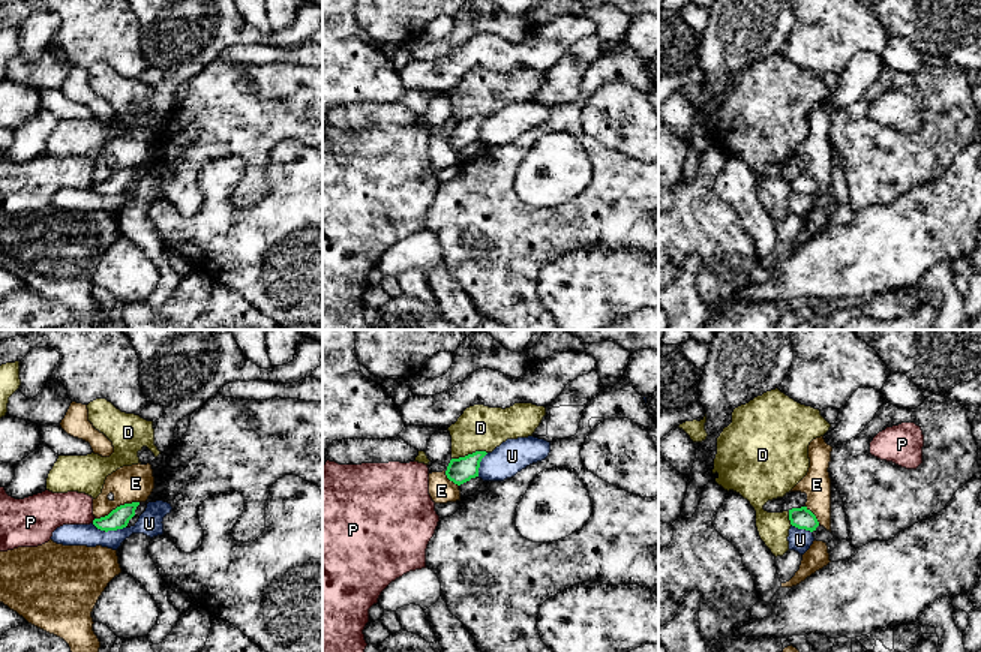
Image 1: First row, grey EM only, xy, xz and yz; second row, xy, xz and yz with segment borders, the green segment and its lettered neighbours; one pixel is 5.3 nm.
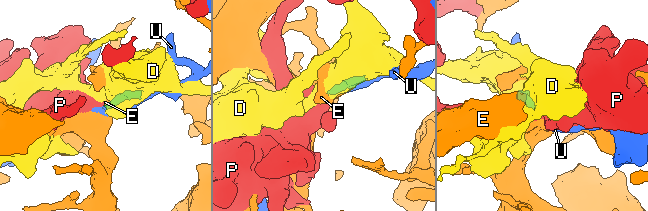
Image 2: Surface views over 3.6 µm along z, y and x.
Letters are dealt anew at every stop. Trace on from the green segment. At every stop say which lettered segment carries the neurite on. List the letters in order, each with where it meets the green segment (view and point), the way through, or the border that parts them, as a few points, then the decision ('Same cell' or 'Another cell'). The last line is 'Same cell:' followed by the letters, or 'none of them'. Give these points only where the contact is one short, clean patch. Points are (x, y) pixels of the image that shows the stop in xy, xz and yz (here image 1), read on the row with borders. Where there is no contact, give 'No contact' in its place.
D: Touches green at xz (468, 454). Another cell
E: Touches green at xy (117, 507). Boundary: xy (138, 501), (120, 504), (96, 519). Another cell
P: Touches green at xy (93, 520). Boundary: xy (95, 519), (92, 522). Another cell
U: Touches green at xy (108, 529). Another cell
Same cell: none of them

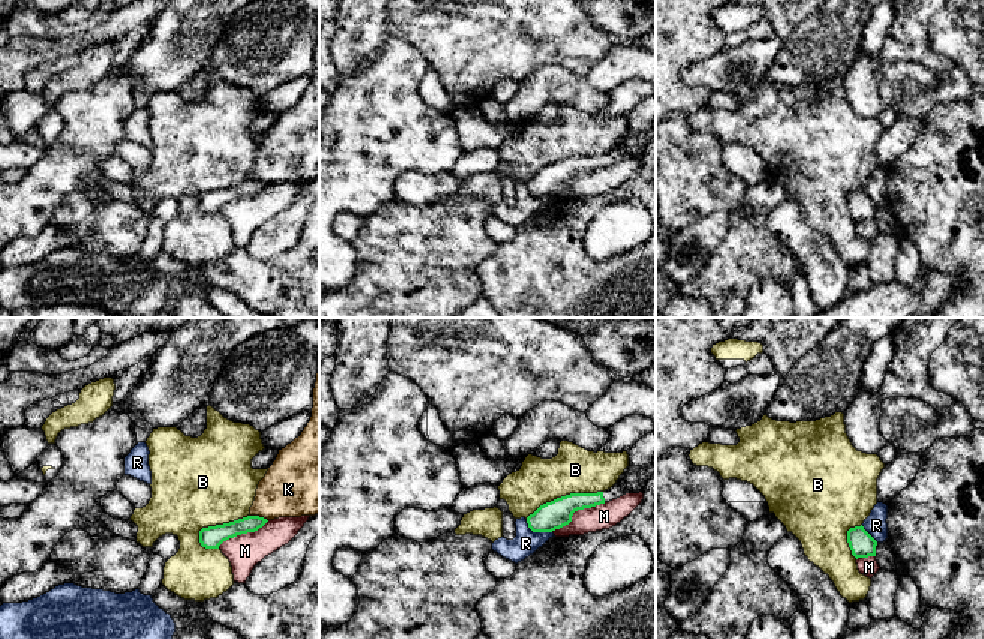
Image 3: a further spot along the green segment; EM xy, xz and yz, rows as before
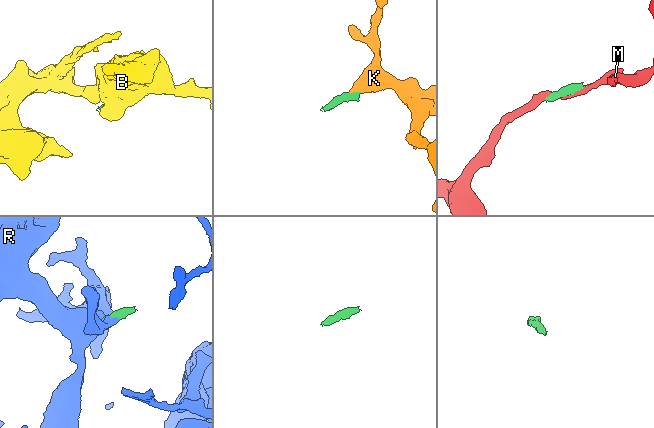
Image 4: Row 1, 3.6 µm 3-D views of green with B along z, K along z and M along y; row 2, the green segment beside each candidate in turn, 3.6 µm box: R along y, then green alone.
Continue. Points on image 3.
B: Touches green at xy (218, 525). Another cell
K: Touches green at xy (258, 516). Boundary: xy (251, 515), (258, 515), (267, 521). Another cell
M: Touches green at xz (575, 510). Another cell
R: Touches green at xz (536, 531). Boundary: xz (525, 519), (533, 531), (551, 533). Another cell
Same cell: none of them

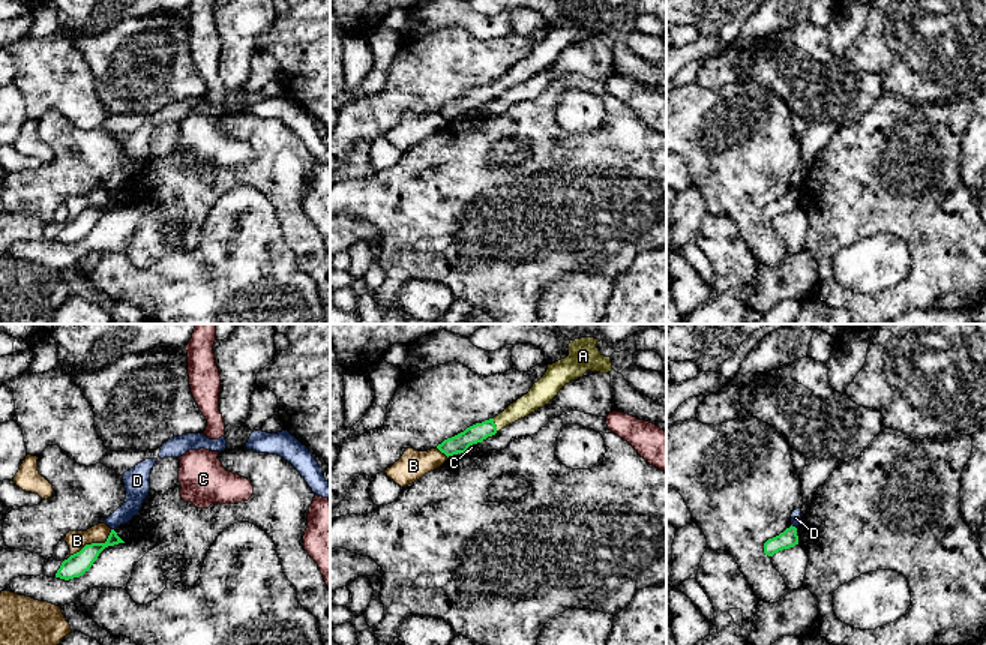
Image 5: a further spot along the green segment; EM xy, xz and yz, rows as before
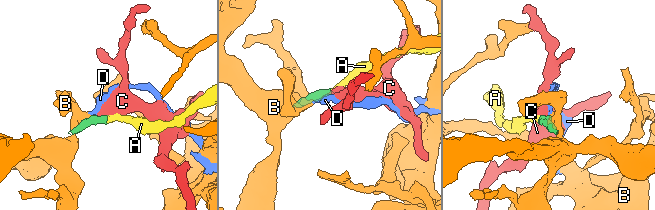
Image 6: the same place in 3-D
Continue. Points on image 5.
A: Touches green at xz (494, 425). Path across: xz (477, 432), (494, 425), (530, 402). Same cell
B: Touches green at xy (93, 543). Boundary: xy (111, 530), (104, 542), (86, 543), (71, 555). Another cell
C: Touches green at xz (468, 446). Boundary: xz (473, 443), (465, 450). Another cell
D: Touches green at yz (794, 527). Boundary: yz (791, 524), (796, 528). Another cell
Same cell: A

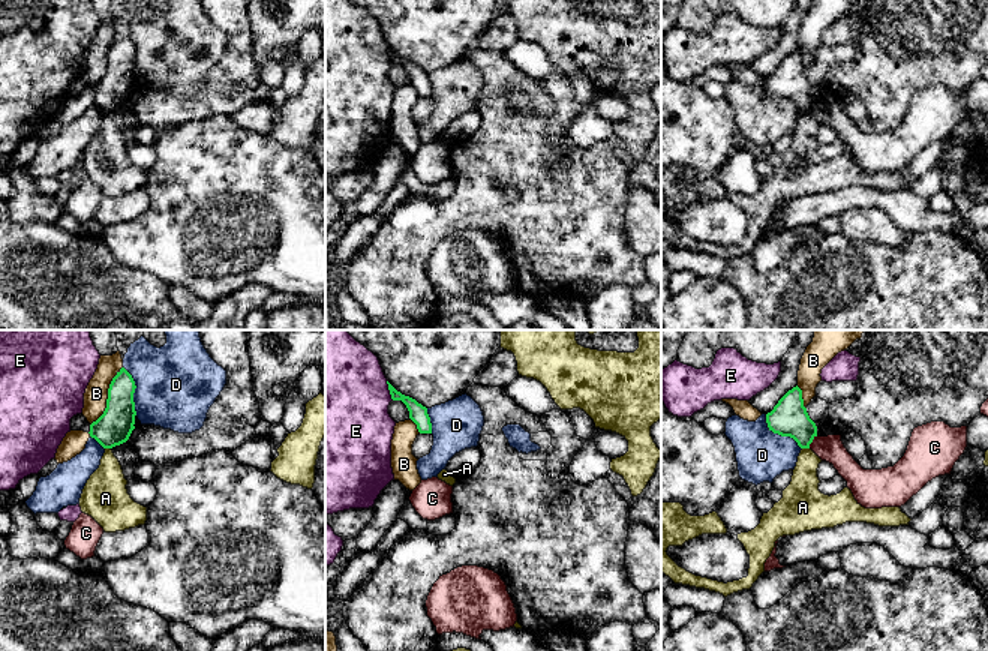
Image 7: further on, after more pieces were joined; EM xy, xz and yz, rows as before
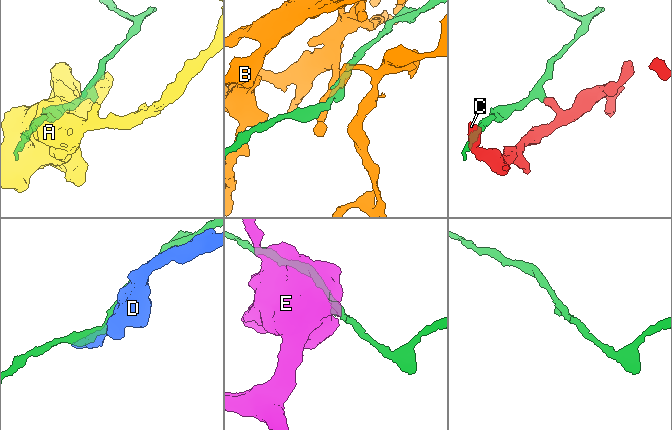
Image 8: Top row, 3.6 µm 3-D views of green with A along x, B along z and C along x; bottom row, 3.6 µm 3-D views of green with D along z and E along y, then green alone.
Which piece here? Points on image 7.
A: Touches green at yz (805, 447). Boundary: yz (802, 447), (808, 449). Another cell
B: Touches green at xy (108, 396). Another cell
C: Touches green at yz (811, 441). Another cell
D: Touches green at yz (780, 434). Another cell
E: Touches green at xz (390, 390). Another cell
Same cell: none of them

